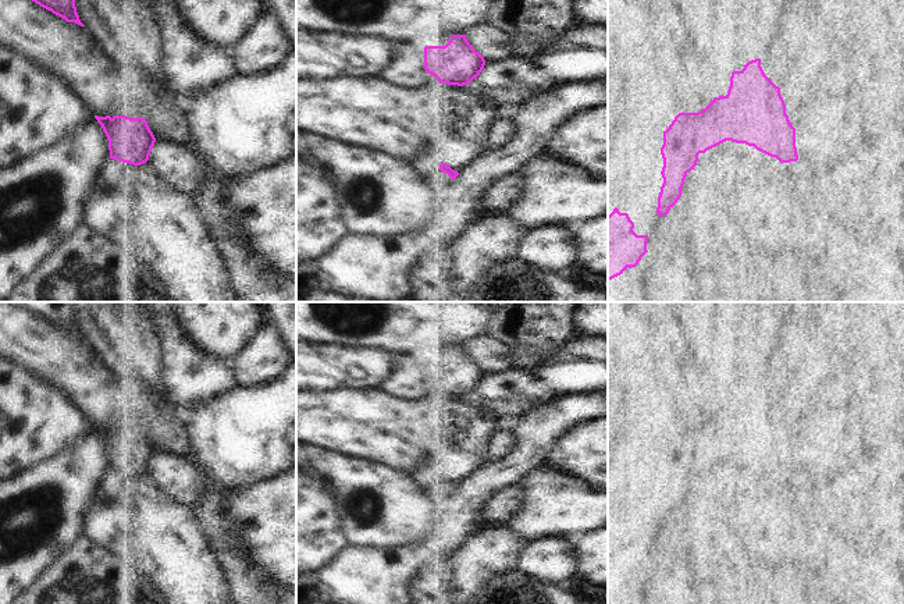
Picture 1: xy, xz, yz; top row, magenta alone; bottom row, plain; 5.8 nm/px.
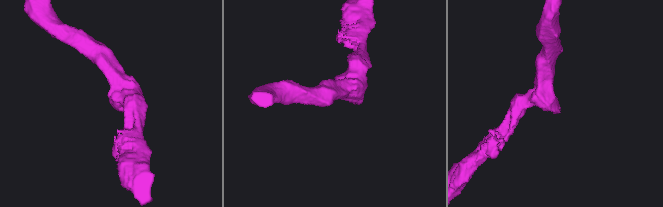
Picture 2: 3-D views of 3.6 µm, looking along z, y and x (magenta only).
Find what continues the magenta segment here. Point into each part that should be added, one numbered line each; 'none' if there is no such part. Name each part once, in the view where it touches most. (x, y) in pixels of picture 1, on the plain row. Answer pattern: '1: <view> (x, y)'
1: xy (114, 486)

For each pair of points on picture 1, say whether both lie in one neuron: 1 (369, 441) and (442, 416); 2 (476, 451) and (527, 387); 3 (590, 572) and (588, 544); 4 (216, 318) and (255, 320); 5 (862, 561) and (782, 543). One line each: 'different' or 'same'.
1: same
2: different
3: same
4: same
5: different

